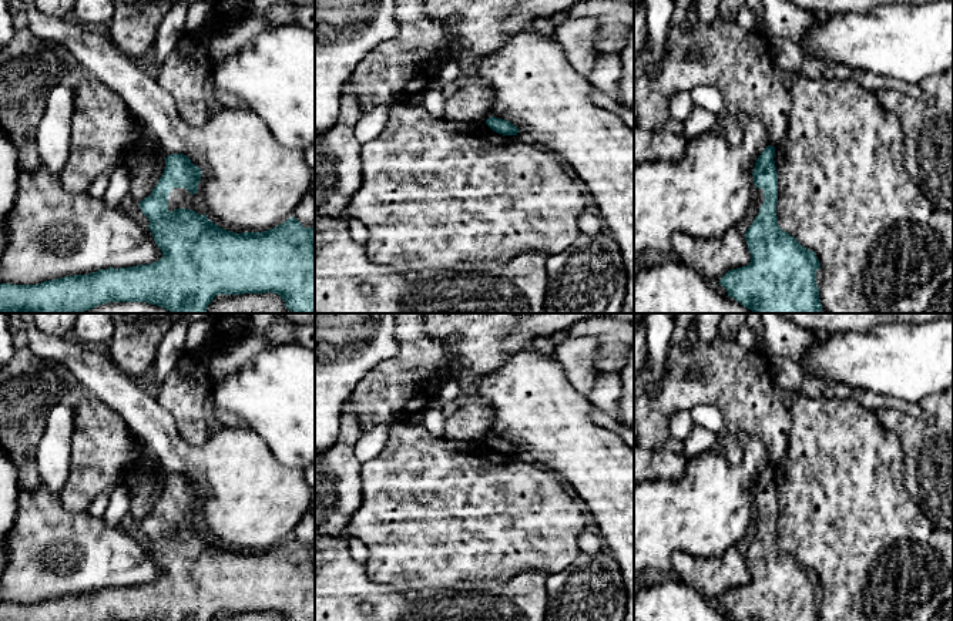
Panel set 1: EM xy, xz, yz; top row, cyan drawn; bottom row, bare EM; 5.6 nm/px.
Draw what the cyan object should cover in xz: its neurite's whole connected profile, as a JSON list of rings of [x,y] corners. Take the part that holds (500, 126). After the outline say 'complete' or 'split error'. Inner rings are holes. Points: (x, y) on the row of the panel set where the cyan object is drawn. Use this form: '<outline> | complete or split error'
[[[490,117],[486,120],[486,124],[496,132],[503,135],[517,135],[519,128],[513,125],[510,121]]] | complete

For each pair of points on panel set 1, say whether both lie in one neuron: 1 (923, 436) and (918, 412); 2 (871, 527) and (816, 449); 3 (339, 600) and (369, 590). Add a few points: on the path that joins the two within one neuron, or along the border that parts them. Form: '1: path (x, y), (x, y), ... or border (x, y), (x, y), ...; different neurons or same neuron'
1: border (888, 408), (929, 422), (935, 419); different neurons
2: path (851, 507), (841, 497), (841, 473), (836, 469); same neuron
3: path (346, 593), (349, 590), (362, 590); same neuron

